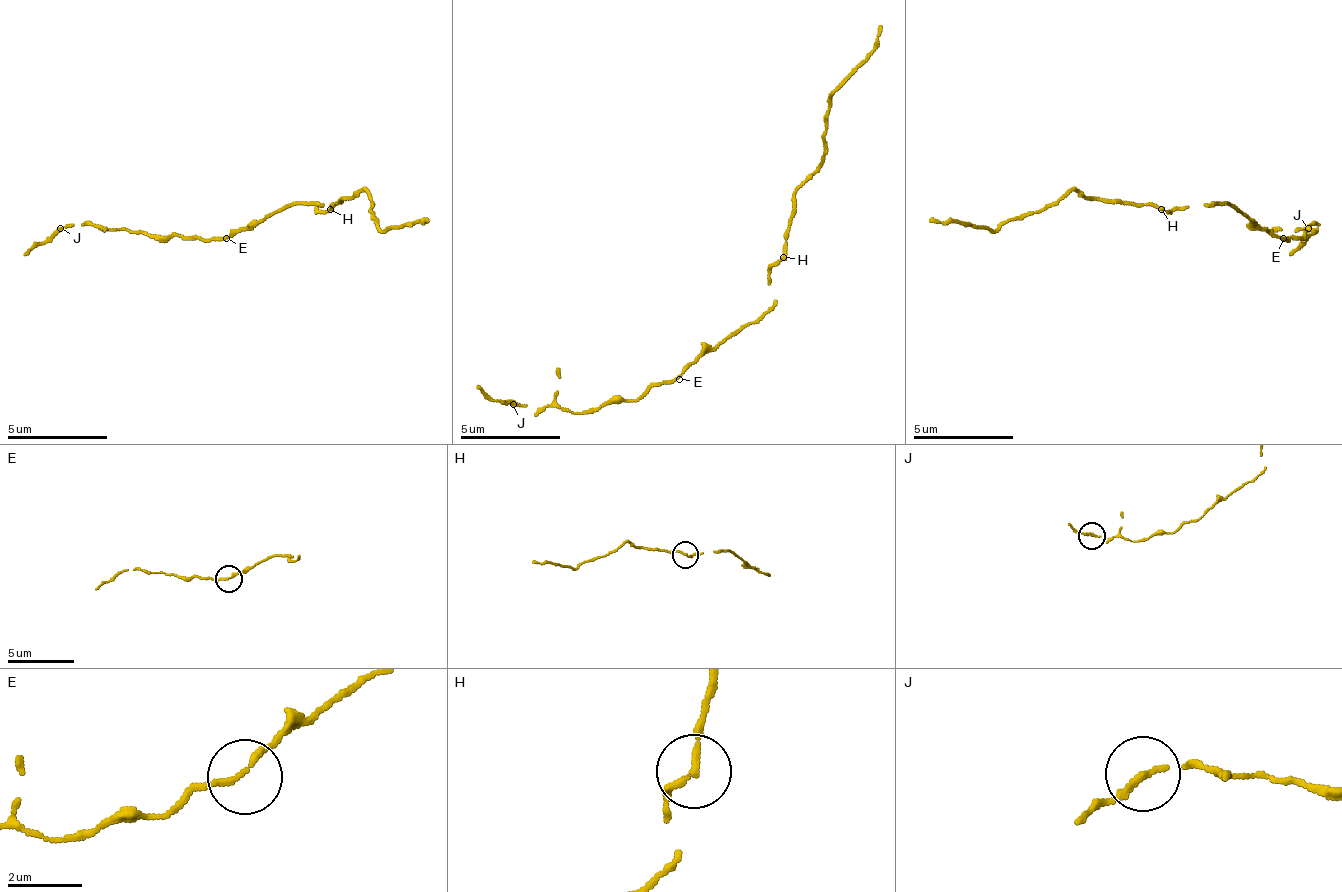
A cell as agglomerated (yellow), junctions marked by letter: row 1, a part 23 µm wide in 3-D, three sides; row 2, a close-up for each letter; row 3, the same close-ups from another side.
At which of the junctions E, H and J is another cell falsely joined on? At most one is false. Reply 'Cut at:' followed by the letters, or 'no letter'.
Cut at: no letter

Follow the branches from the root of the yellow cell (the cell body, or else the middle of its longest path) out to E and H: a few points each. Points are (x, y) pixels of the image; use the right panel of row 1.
E: (1223, 203), (1238, 208), (1263, 228), (1273, 228), (1283, 238)
H: (1223, 203), (1162, 208)

